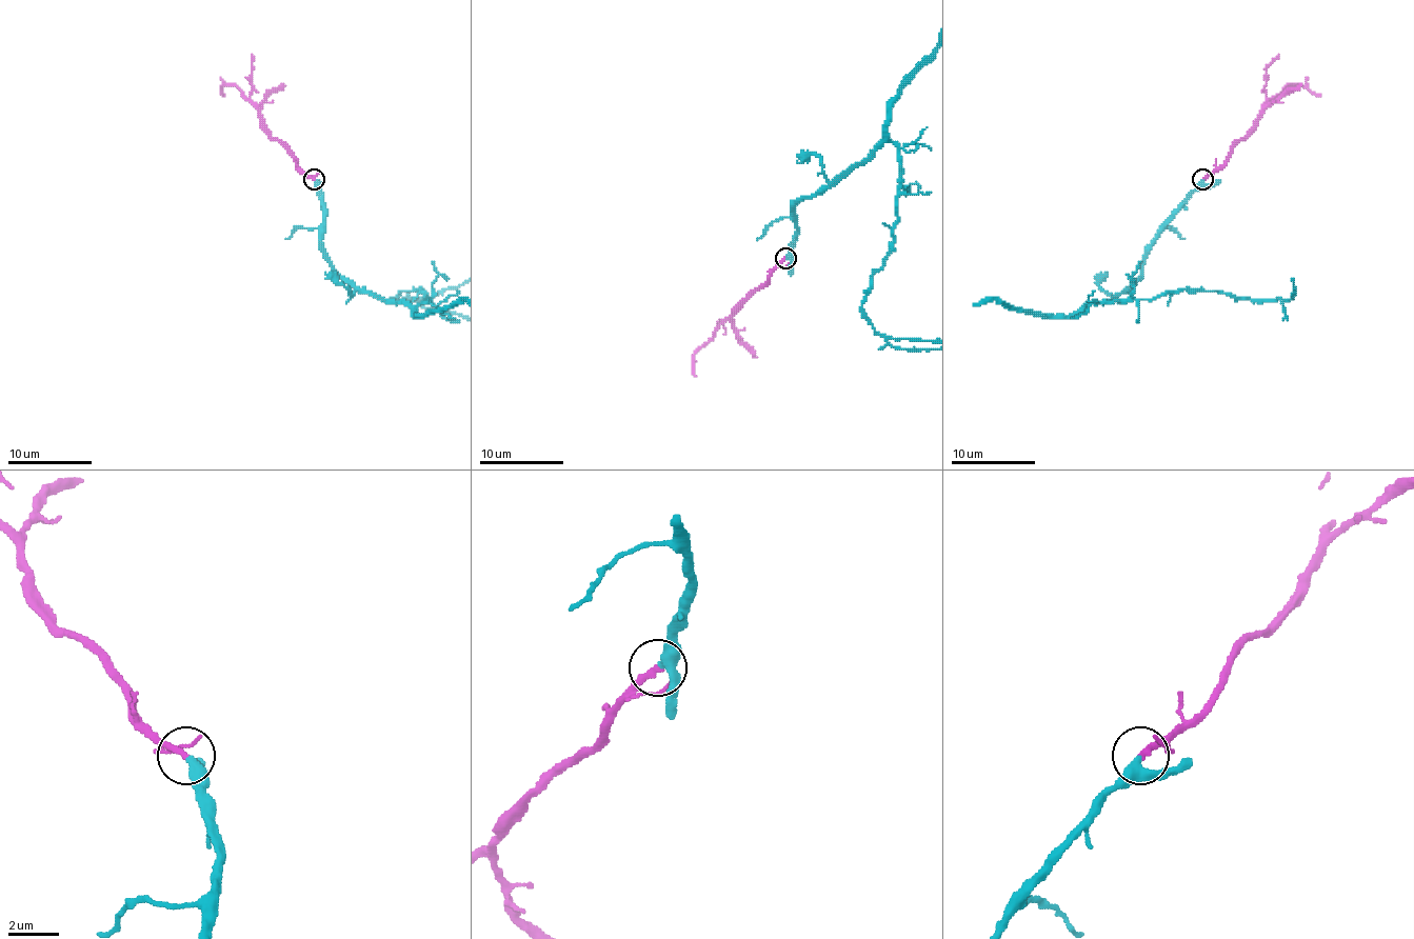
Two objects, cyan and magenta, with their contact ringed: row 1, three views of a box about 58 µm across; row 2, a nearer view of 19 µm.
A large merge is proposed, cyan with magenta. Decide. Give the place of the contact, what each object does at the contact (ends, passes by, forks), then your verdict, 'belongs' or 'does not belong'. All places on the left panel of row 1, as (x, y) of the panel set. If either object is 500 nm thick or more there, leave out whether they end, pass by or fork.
at (314, 179); cyan passes by; magenta ends there; belongs

